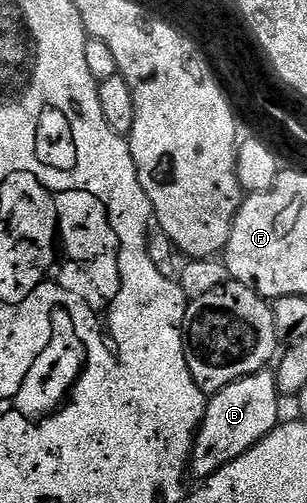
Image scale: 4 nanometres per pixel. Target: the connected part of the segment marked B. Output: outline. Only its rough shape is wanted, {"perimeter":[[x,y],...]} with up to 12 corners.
{"perimeter":[[272,369],[211,396],[191,478],[209,479],[281,422]]}

